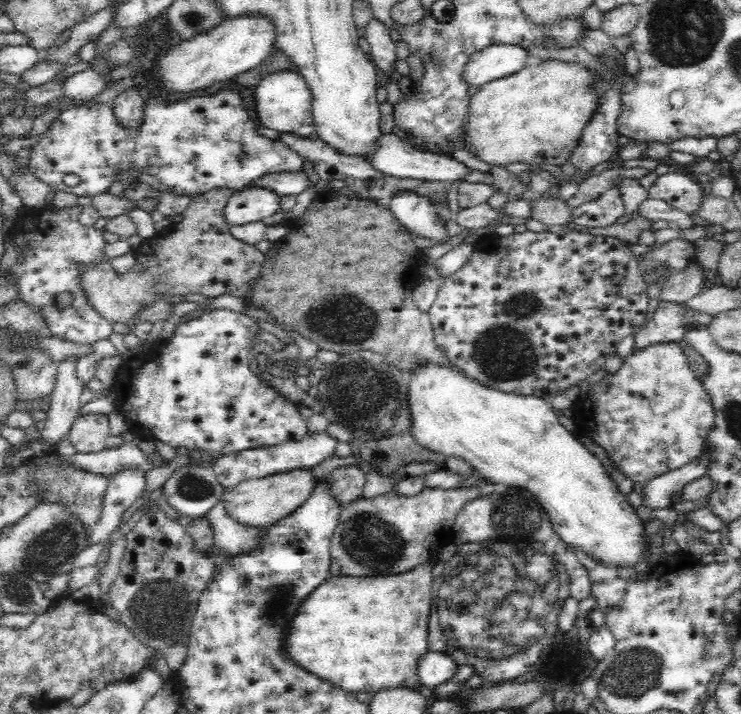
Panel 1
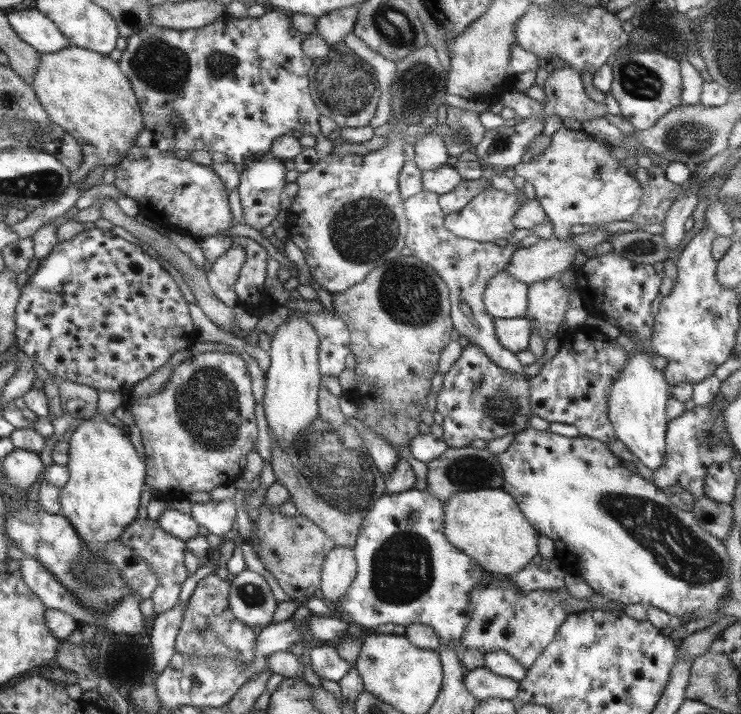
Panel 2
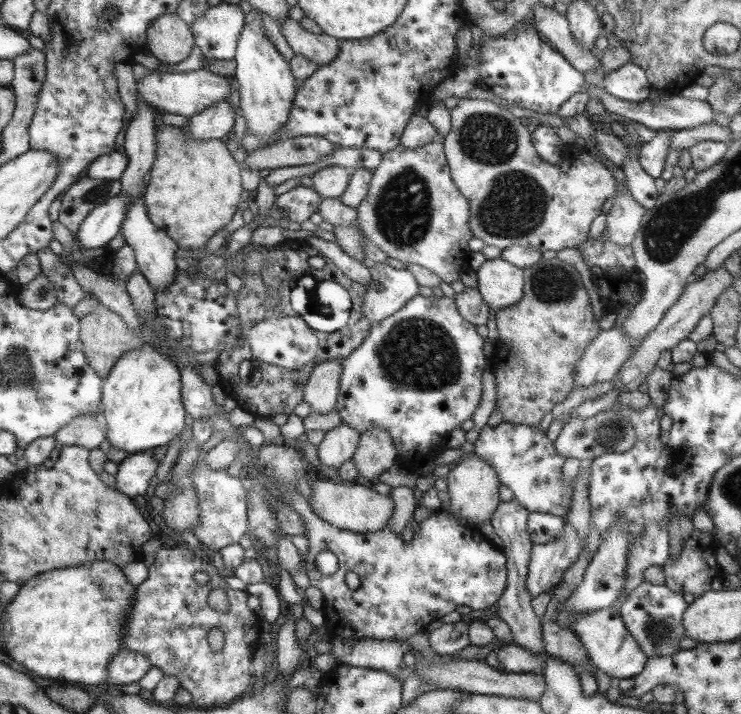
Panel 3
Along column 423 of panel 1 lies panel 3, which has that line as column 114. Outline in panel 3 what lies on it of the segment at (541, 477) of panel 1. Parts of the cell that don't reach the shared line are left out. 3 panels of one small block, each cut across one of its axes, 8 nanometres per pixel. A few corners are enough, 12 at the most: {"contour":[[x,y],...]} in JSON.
{"contour":[[153,349],[116,360],[99,416],[127,454],[174,442],[179,370]]}

